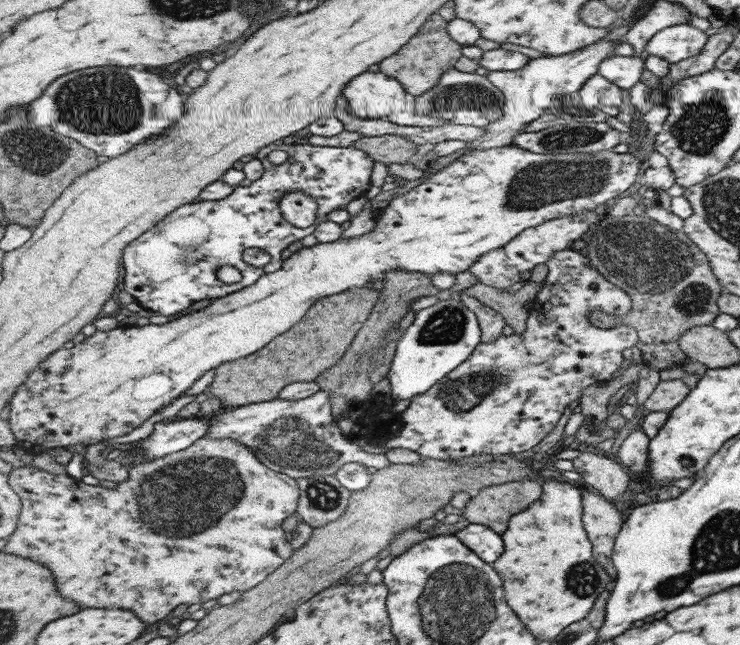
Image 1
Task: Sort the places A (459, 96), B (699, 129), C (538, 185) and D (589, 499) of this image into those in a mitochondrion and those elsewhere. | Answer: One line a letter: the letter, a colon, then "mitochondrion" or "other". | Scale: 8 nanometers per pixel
A: mitochondrion
B: mitochondrion
C: mitochondrion
D: other

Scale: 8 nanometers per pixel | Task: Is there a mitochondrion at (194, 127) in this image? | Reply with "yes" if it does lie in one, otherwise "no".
no

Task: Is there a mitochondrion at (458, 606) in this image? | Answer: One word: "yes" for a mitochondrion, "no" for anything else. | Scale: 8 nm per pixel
yes

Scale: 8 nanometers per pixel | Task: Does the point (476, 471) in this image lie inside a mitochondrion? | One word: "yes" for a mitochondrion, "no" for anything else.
no

